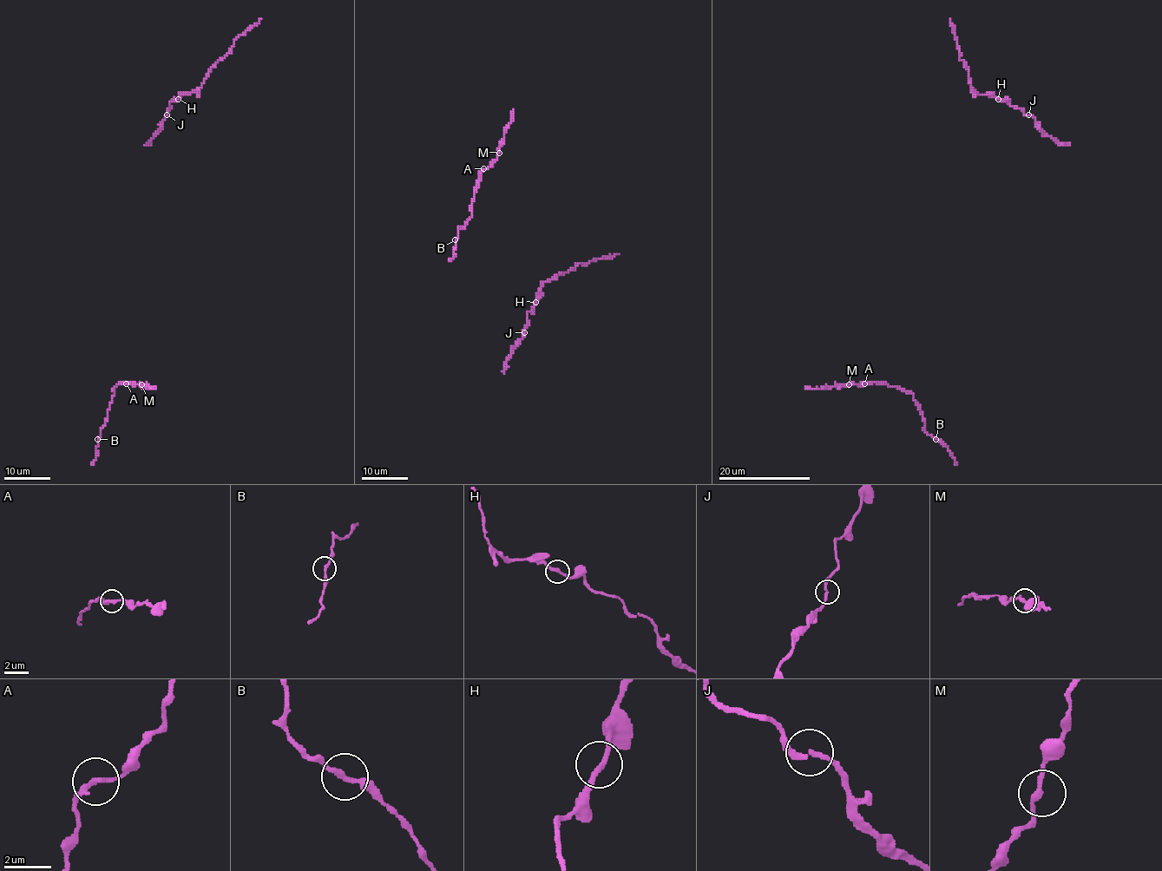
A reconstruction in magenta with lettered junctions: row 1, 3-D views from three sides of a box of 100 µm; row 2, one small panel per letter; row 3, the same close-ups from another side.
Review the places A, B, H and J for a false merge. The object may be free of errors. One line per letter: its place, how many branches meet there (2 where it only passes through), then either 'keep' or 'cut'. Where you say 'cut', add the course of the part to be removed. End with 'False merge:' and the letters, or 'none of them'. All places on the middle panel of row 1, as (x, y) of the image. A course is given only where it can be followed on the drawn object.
A: place (483, 168); branches 2; keep
B: place (455, 239); branches 2; keep
H: place (535, 302); branches 2; keep
J: place (524, 332); branches 2; keep
False merge: none of them

